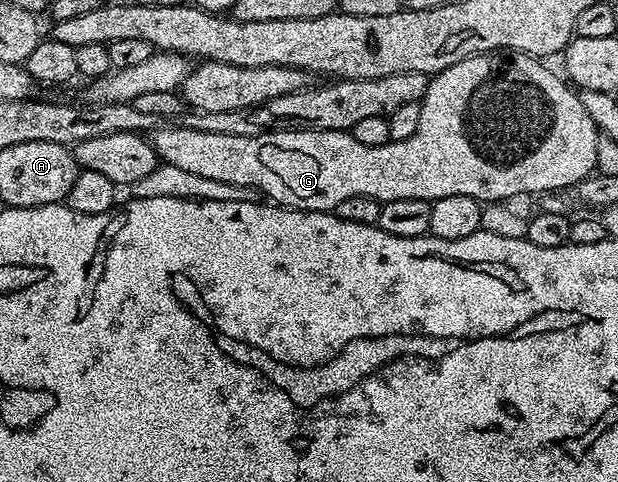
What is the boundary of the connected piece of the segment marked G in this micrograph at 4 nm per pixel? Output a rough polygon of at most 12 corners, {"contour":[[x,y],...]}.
{"contour":[[510,49],[428,80],[409,139],[154,130],[162,164],[330,213],[503,203],[597,169],[579,93]]}

